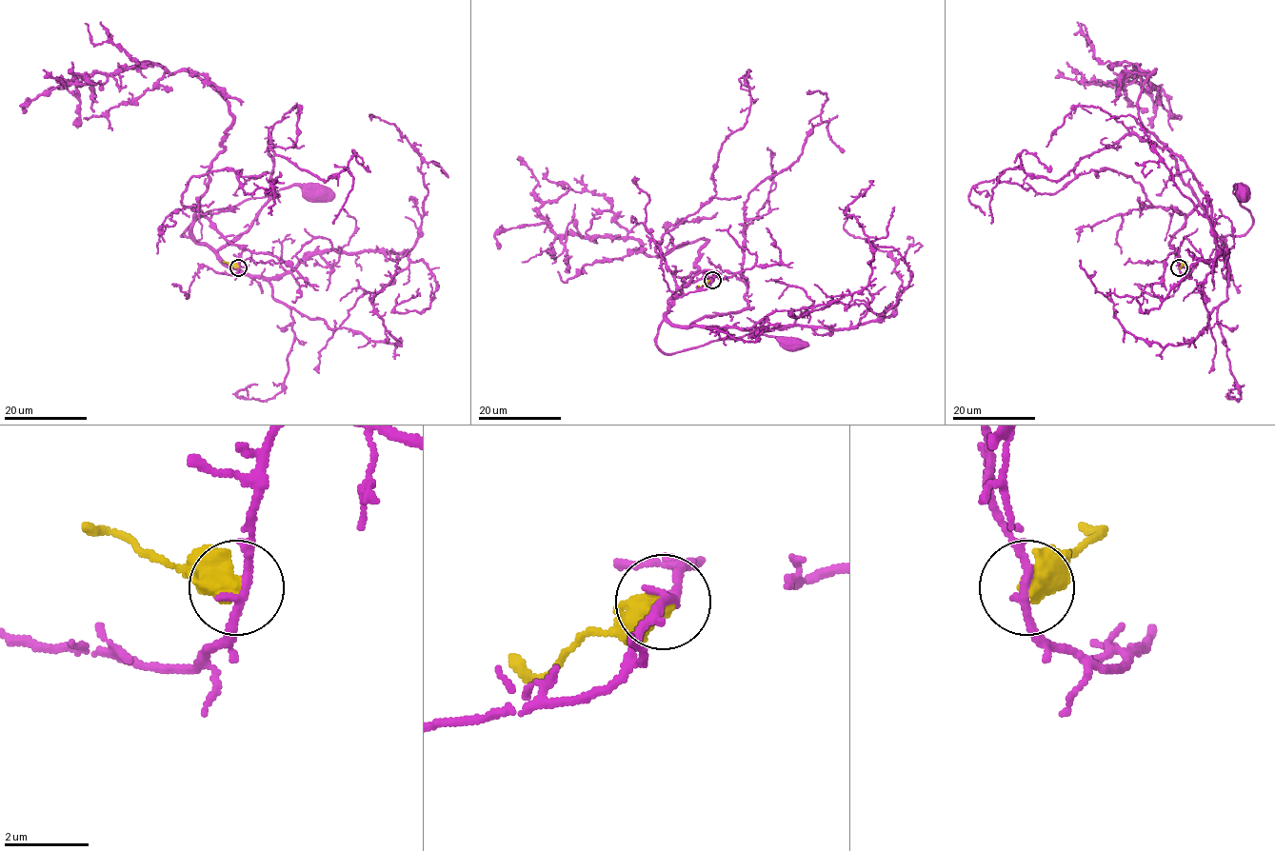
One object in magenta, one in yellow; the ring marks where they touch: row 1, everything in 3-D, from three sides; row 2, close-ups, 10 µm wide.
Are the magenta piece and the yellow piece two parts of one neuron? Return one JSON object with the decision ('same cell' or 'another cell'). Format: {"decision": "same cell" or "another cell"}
{"decision": "another cell"}

